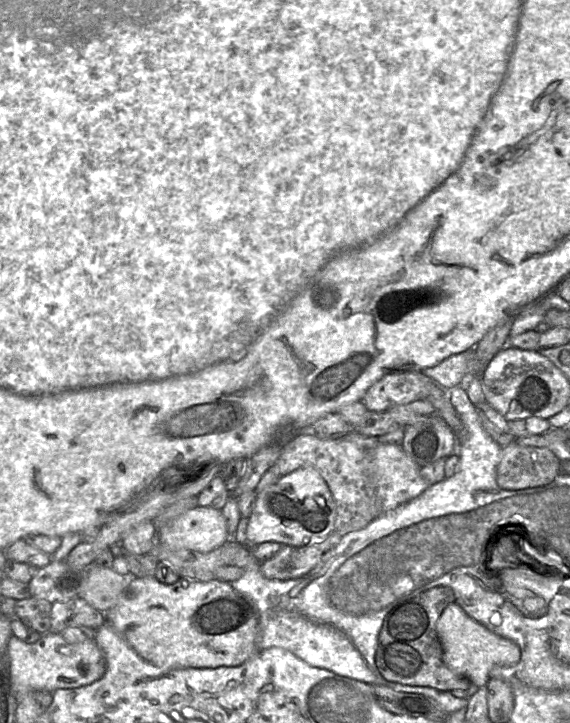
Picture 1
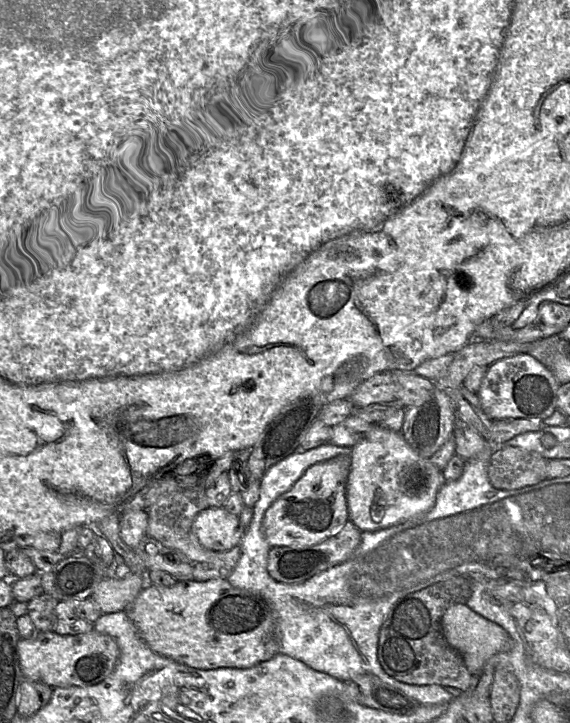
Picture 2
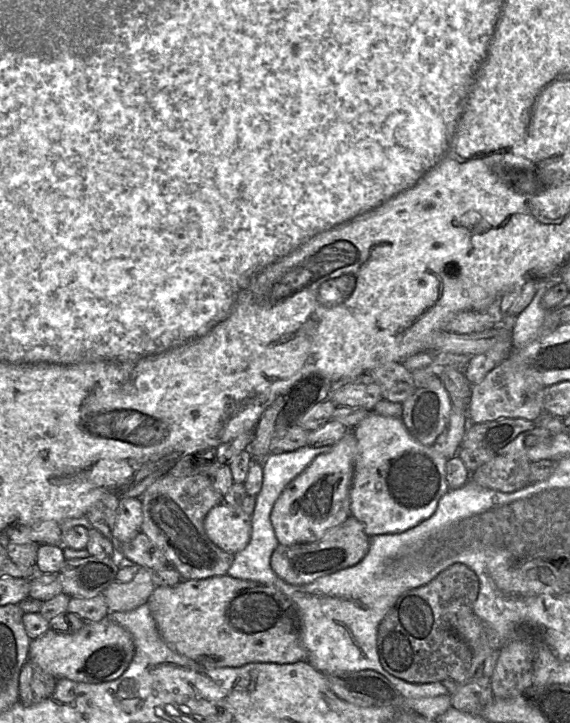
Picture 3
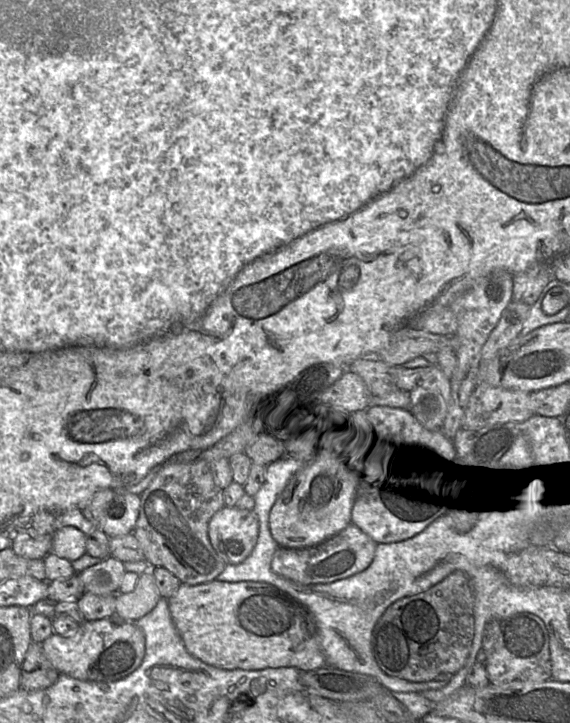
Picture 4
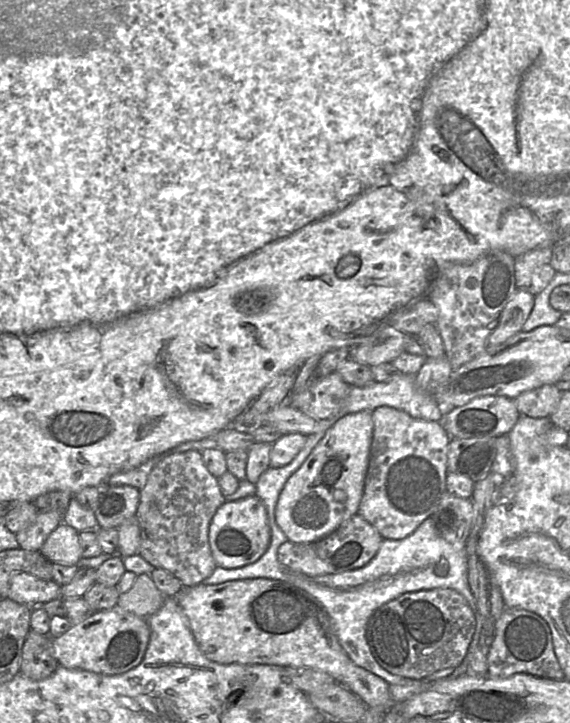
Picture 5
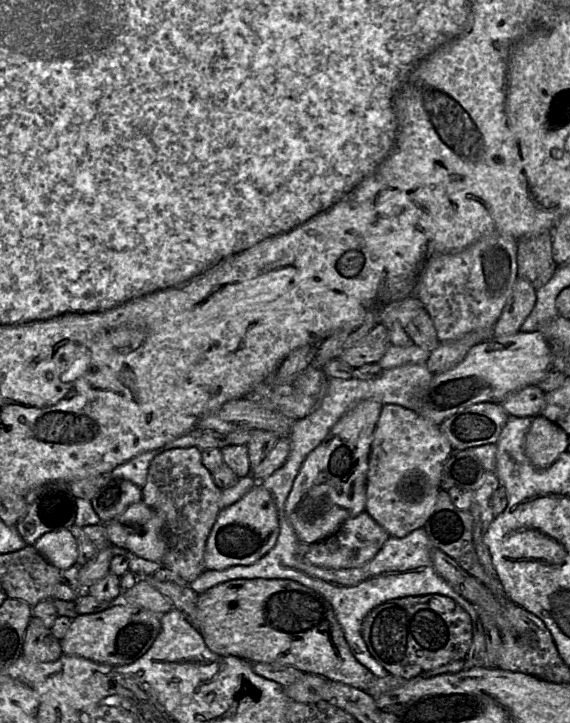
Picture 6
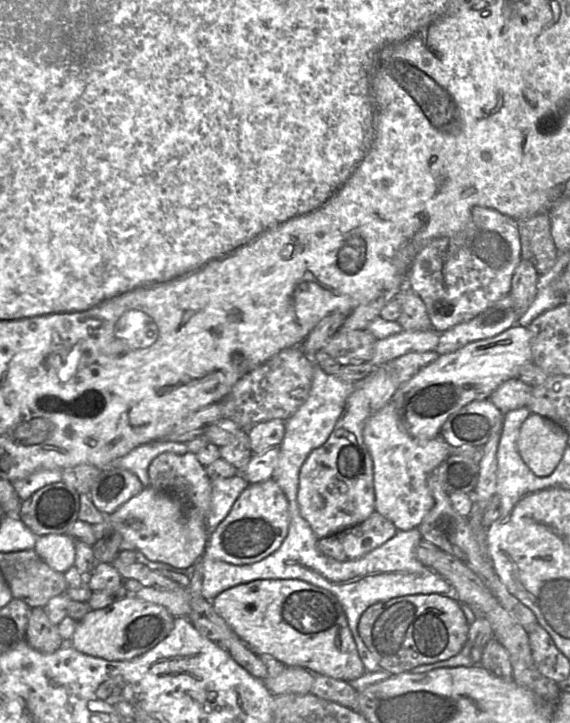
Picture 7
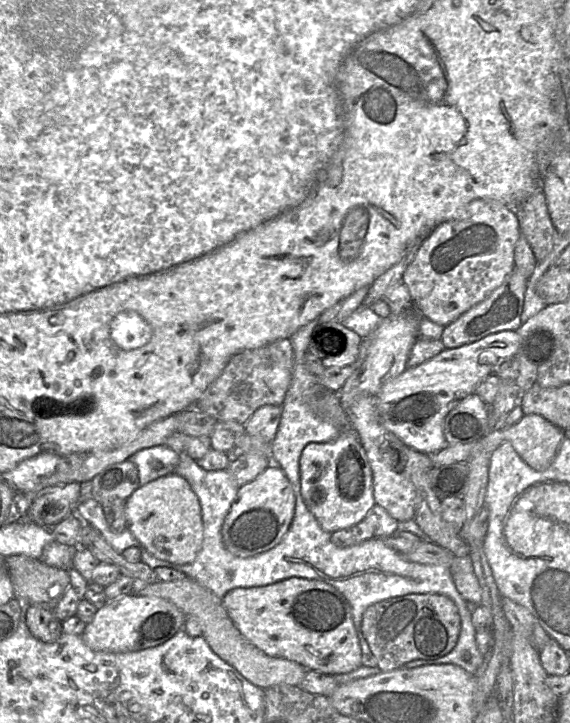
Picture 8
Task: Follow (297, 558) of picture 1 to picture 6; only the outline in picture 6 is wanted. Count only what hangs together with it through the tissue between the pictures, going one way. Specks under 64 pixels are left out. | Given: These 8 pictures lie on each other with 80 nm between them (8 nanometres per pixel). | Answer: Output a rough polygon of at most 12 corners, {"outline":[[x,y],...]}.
{"outline":[[368,513],[299,555],[327,569],[360,567],[391,536]]}

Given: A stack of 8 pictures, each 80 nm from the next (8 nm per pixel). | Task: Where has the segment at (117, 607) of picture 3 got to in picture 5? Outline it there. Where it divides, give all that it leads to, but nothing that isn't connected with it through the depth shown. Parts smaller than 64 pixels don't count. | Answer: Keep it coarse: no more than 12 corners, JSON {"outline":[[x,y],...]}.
{"outline":[[141,574],[117,605],[149,618],[165,599],[151,575]]}

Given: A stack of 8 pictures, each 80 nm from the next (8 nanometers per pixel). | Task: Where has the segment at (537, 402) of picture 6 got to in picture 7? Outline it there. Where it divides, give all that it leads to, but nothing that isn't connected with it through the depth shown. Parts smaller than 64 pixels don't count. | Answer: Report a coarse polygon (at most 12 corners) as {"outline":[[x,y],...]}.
{"outline":[[517,378],[489,400],[503,413],[526,407],[532,388]]}

